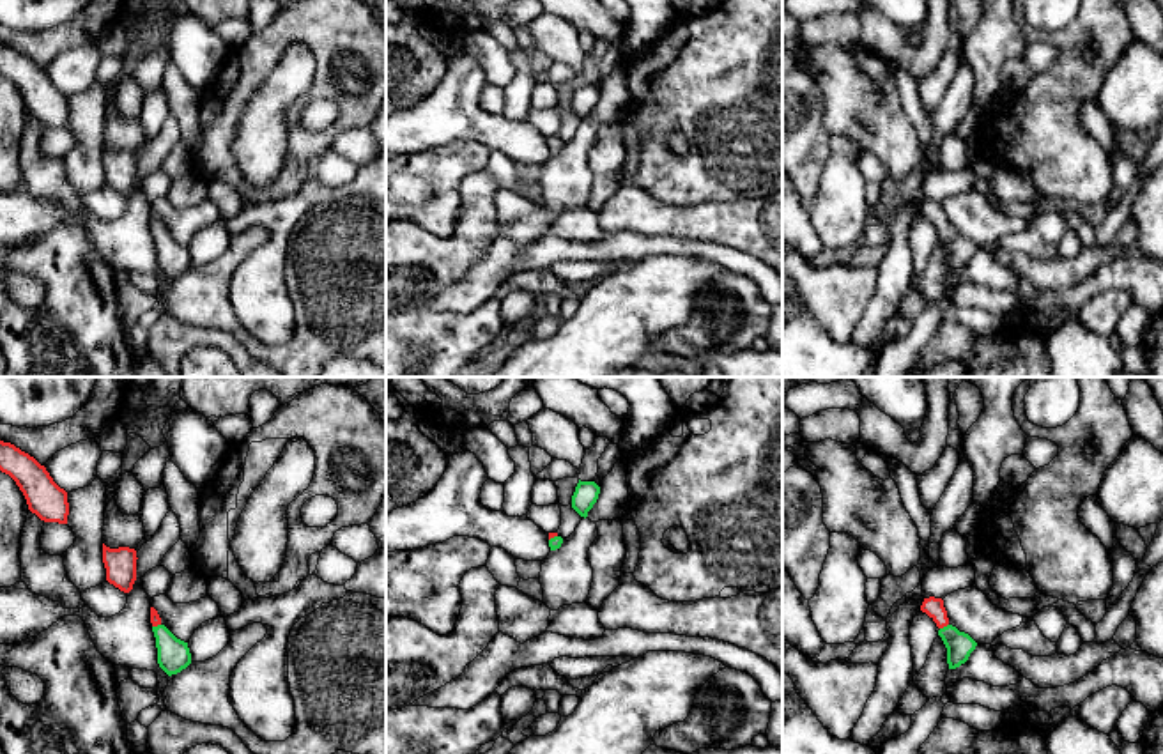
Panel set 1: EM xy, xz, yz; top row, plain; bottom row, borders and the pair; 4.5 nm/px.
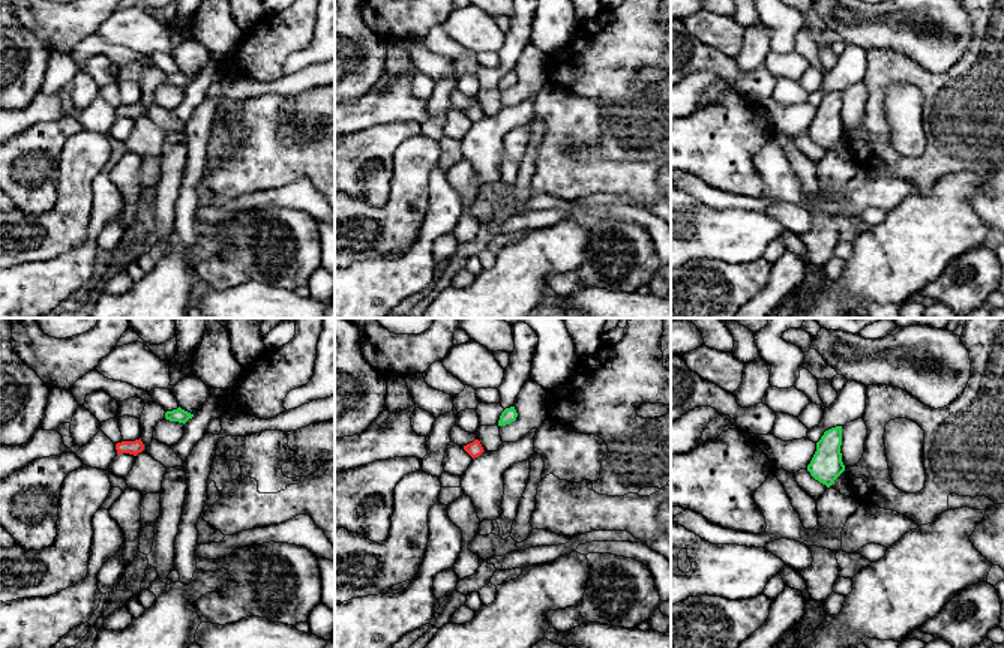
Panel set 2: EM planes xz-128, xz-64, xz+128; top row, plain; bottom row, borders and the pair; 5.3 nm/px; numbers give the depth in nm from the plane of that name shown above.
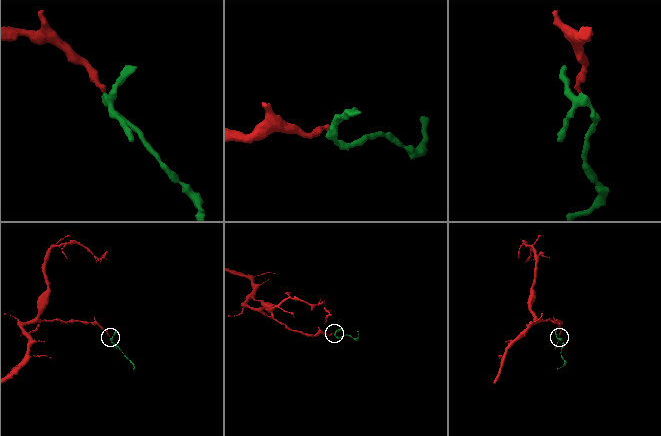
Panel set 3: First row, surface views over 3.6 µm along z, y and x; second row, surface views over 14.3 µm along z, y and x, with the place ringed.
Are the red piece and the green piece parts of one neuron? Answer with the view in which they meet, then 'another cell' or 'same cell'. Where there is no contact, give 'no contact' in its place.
meets red in yz; same cell

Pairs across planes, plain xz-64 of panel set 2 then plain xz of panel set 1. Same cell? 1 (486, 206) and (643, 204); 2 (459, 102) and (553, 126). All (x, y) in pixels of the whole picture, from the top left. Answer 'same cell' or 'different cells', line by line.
1: different cells
2: same cell

